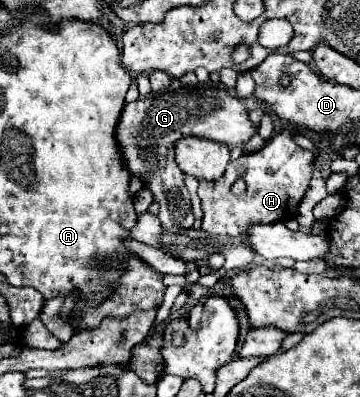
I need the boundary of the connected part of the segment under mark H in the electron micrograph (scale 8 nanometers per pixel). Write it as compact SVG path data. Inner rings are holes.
M281 130L275 136L271 136L261 150L253 154L243 154L241 158L231 160L227 164L225 174L217 182L199 180L197 196L201 198L201 206L203 206L203 230L205 232L239 236L241 232L245 232L249 224L285 222L297 214L297 206L312 177L316 154L311 150L303 150L295 142L293 134L295 130ZM239 166L247 168L243 176L247 184L247 192L241 196L235 196L231 194L231 186L239 178L237 174Z

